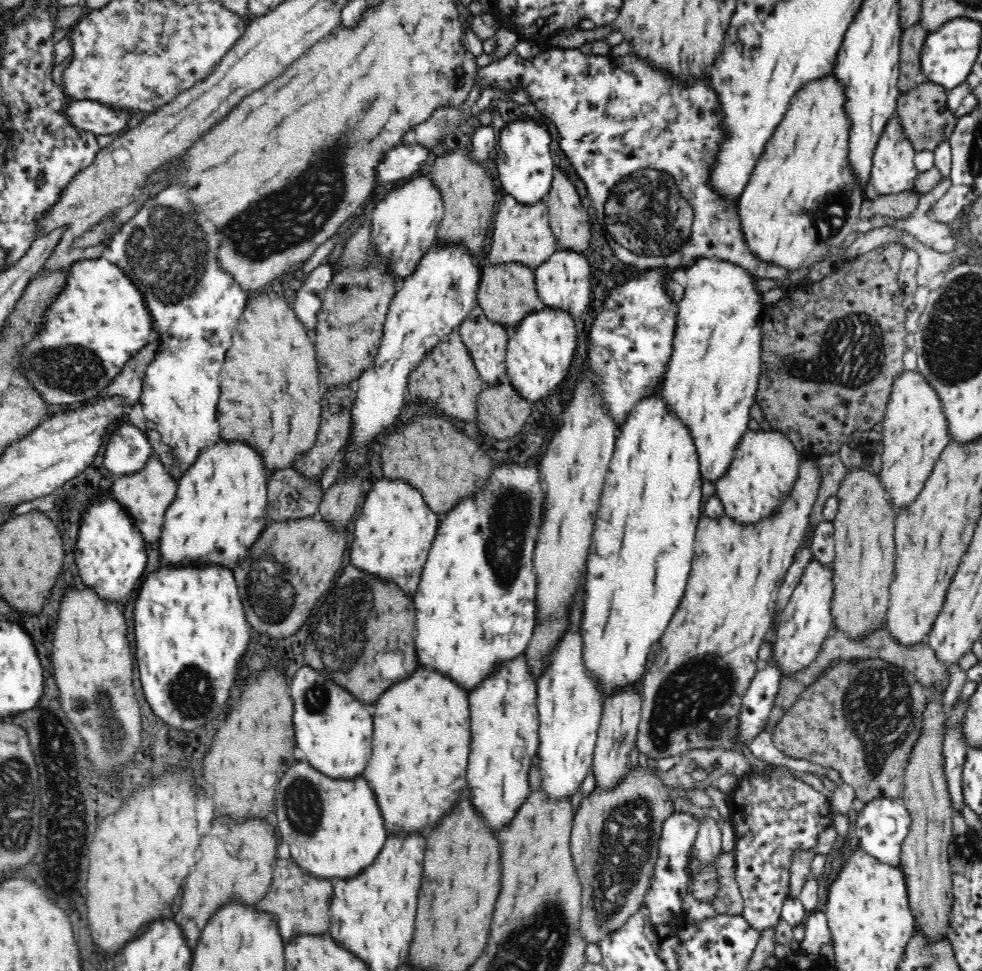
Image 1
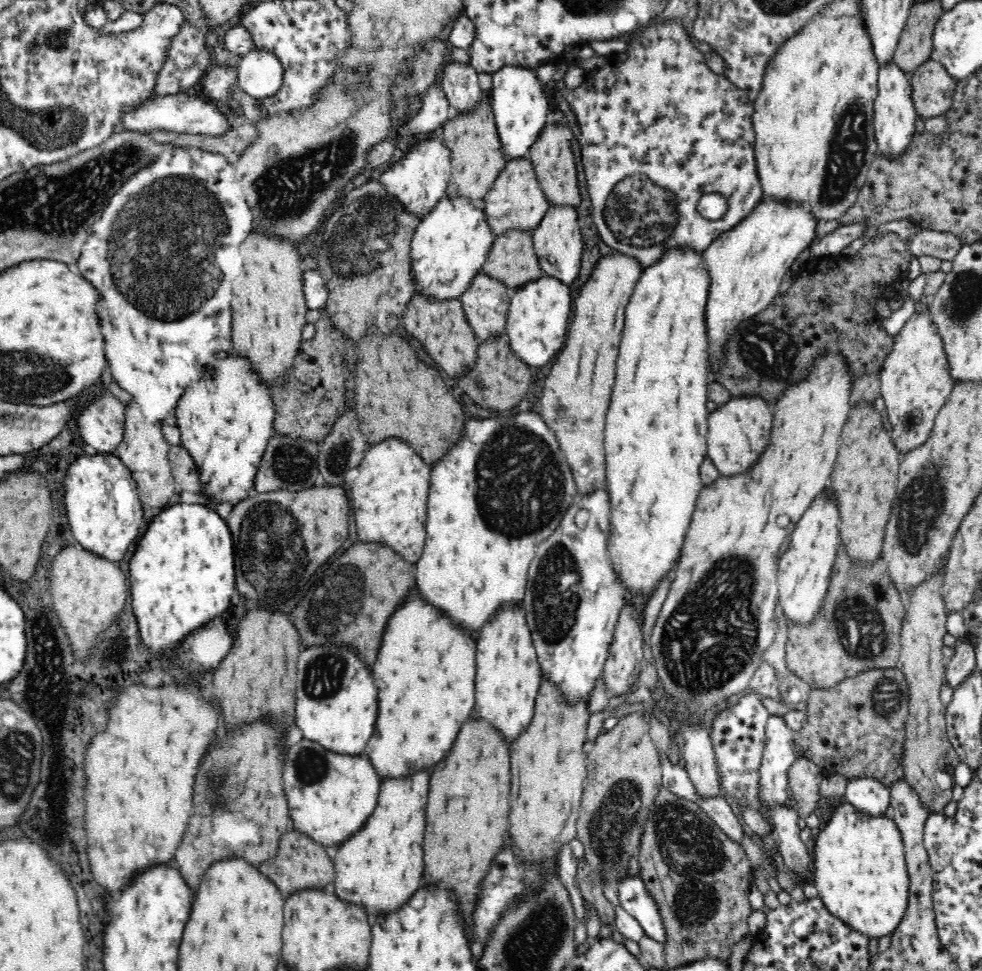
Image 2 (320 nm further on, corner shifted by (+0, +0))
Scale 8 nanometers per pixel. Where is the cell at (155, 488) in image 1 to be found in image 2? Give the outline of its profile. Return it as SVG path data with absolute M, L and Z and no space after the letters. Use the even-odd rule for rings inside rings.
M132 397L125 405L123 425L124 436L122 436L122 442L116 446L114 453L121 458L126 468L132 473L144 506L161 510L170 504L170 498L174 496L174 491L177 489L177 482L171 474L169 461L171 445L161 431L162 423L146 420L139 404Z

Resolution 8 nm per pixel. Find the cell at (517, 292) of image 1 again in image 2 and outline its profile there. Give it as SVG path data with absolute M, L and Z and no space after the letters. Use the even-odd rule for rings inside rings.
M514 229L496 235L482 269L512 291L542 276L532 231Z

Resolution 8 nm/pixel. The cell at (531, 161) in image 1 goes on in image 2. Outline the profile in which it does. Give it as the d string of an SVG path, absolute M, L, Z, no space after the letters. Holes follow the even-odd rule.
M507 65L491 75L492 89L488 95L503 144L503 153L508 159L529 158L530 146L538 140L538 134L550 121L551 110L543 84L536 70L522 65Z

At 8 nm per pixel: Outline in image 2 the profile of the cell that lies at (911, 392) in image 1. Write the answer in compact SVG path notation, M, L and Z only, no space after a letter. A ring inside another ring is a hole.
M929 300L922 311L910 314L909 320L896 333L894 344L880 369L881 396L892 424L890 436L900 452L910 452L924 444L932 432L934 416L948 400L955 384L949 375L948 355L936 323L931 319Z

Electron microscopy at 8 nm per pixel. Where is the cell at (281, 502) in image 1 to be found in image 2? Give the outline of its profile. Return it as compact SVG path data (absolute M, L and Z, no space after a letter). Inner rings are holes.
M272 432L264 448L262 460L258 464L258 472L254 476L252 486L256 492L270 492L273 490L304 490L318 484L318 445L312 440L304 440L297 436L286 436L279 432Z

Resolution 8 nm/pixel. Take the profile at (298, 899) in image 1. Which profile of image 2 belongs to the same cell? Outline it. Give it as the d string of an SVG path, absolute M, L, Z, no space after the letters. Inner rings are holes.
M293 828L282 832L274 858L260 862L257 868L272 880L279 888L284 900L302 888L316 886L324 888L335 879L334 865L330 856L331 850L321 842L316 842L307 834Z

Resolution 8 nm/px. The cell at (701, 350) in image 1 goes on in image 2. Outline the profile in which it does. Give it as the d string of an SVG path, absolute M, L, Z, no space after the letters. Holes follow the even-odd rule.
M762 196L741 223L718 236L701 254L706 261L710 281L706 305L710 381L713 380L711 370L722 364L722 344L726 344L726 336L730 336L742 320L766 310L766 306L771 304L779 293L782 276L816 238L818 222L807 204Z

